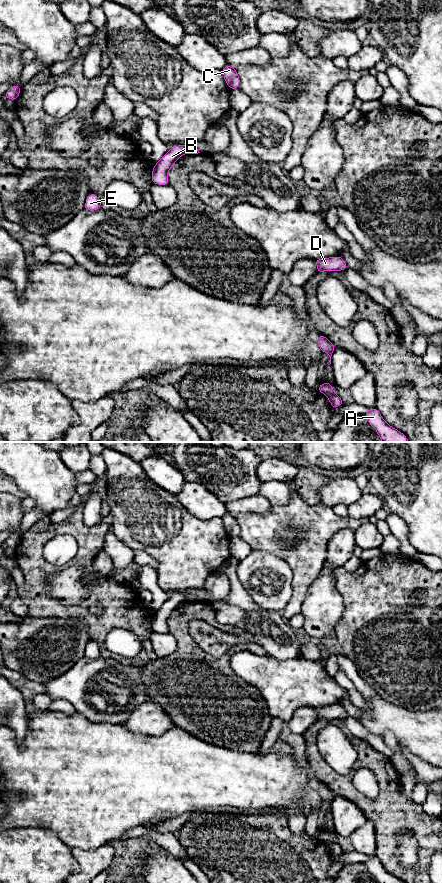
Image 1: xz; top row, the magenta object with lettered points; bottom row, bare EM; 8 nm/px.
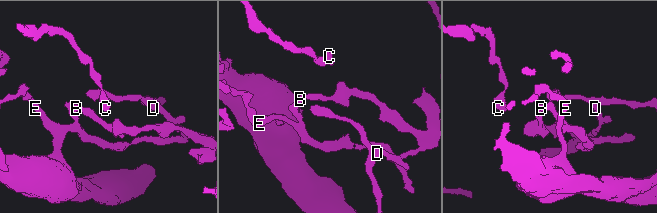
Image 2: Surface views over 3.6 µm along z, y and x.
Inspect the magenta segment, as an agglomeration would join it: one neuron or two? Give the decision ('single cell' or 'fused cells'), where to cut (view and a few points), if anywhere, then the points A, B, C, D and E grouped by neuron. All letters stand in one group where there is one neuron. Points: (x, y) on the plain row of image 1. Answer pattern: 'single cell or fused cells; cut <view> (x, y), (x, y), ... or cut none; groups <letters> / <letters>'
fused cells; cut xz (183, 594), (185, 601); groups A D / B C E

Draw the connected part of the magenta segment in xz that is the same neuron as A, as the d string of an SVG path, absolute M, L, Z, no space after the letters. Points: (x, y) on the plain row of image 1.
M375 855L371 856L364 864L378 883L404 883L399 878L390 874Z

